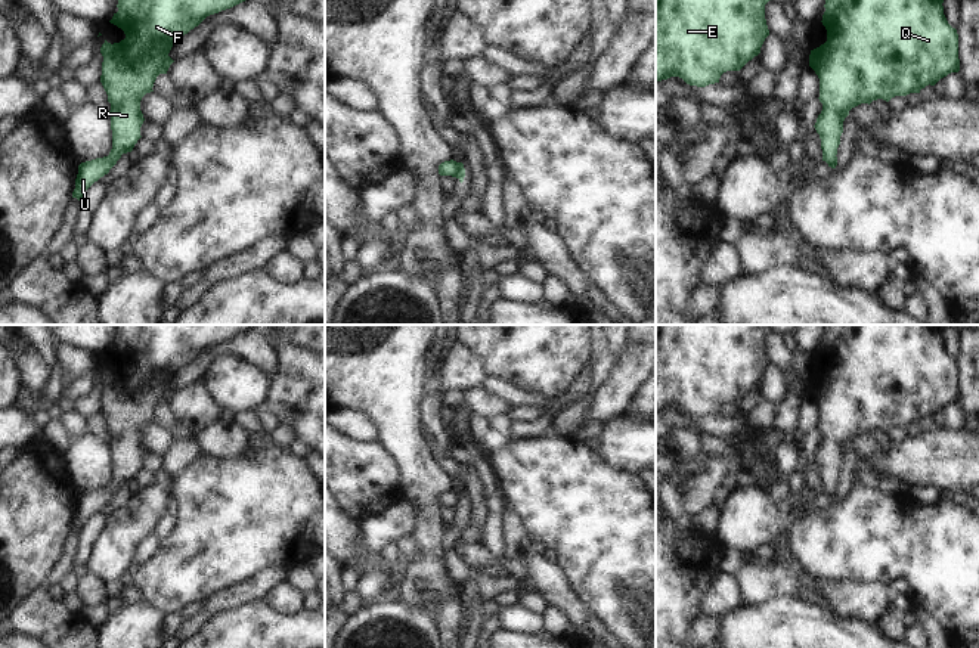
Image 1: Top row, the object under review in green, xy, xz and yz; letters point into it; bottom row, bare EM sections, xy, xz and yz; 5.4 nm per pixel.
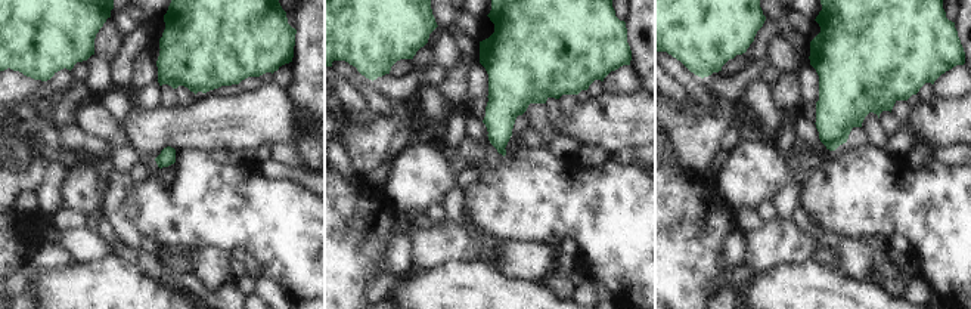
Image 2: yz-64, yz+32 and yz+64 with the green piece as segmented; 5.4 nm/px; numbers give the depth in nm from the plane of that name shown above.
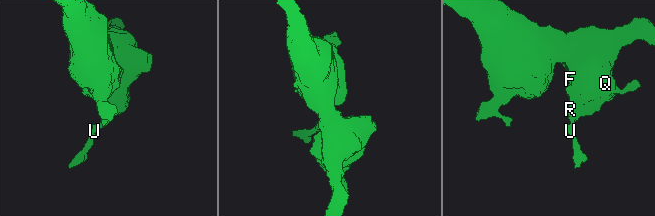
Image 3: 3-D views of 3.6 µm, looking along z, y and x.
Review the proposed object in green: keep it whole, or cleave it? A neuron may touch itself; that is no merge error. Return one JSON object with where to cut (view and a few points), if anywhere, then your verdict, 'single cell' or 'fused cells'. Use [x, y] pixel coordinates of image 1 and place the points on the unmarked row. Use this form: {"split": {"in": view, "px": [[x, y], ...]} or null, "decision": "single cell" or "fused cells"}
{"split": null, "decision": "single cell"}

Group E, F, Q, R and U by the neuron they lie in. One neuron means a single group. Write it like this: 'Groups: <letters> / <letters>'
Groups: E F Q R U.

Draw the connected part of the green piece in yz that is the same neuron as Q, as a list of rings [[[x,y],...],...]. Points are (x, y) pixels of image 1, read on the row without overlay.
[[[824,325],[825,342],[822,356],[827,372],[811,381],[809,397],[820,409],[820,432],[822,441],[817,449],[815,461],[821,469],[822,492],[828,497],[837,496],[837,478],[843,463],[843,452],[849,441],[861,434],[895,427],[920,424],[926,416],[935,416],[941,409],[960,401],[958,365],[944,345],[944,329],[948,325]]]

